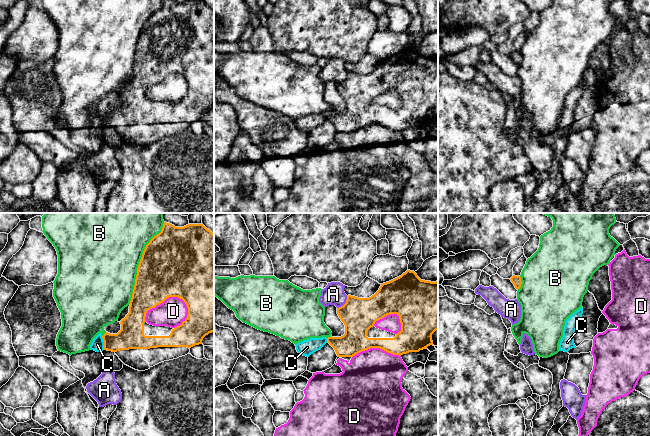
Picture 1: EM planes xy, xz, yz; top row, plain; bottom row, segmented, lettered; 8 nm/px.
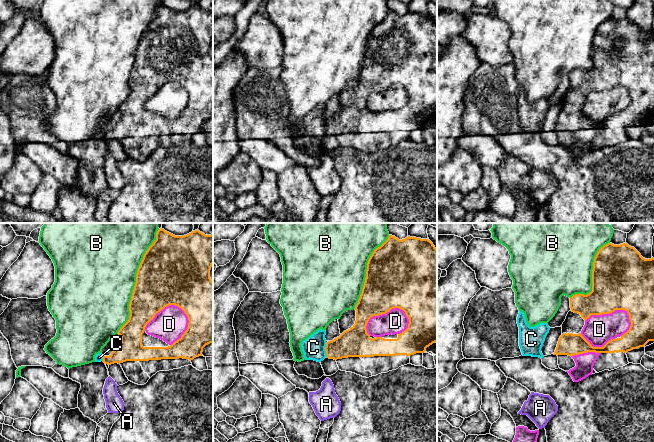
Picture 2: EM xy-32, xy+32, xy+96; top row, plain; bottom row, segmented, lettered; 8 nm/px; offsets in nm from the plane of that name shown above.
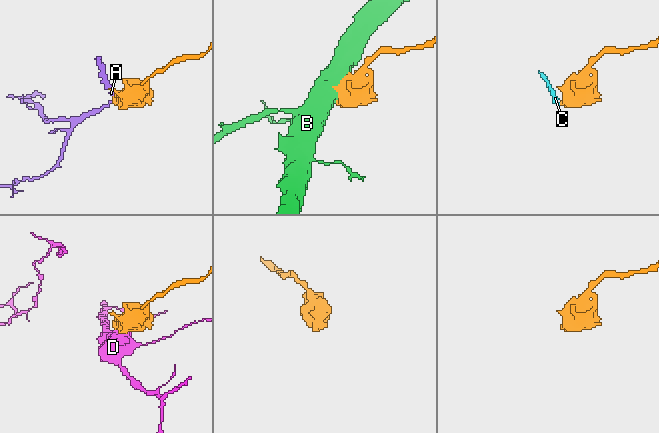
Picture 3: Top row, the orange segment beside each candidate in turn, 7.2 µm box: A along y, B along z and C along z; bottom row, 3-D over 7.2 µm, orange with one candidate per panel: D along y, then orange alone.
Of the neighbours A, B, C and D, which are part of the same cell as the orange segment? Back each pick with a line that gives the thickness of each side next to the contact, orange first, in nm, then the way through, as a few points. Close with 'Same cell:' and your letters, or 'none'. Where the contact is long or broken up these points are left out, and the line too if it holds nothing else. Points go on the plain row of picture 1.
Same cell: none

